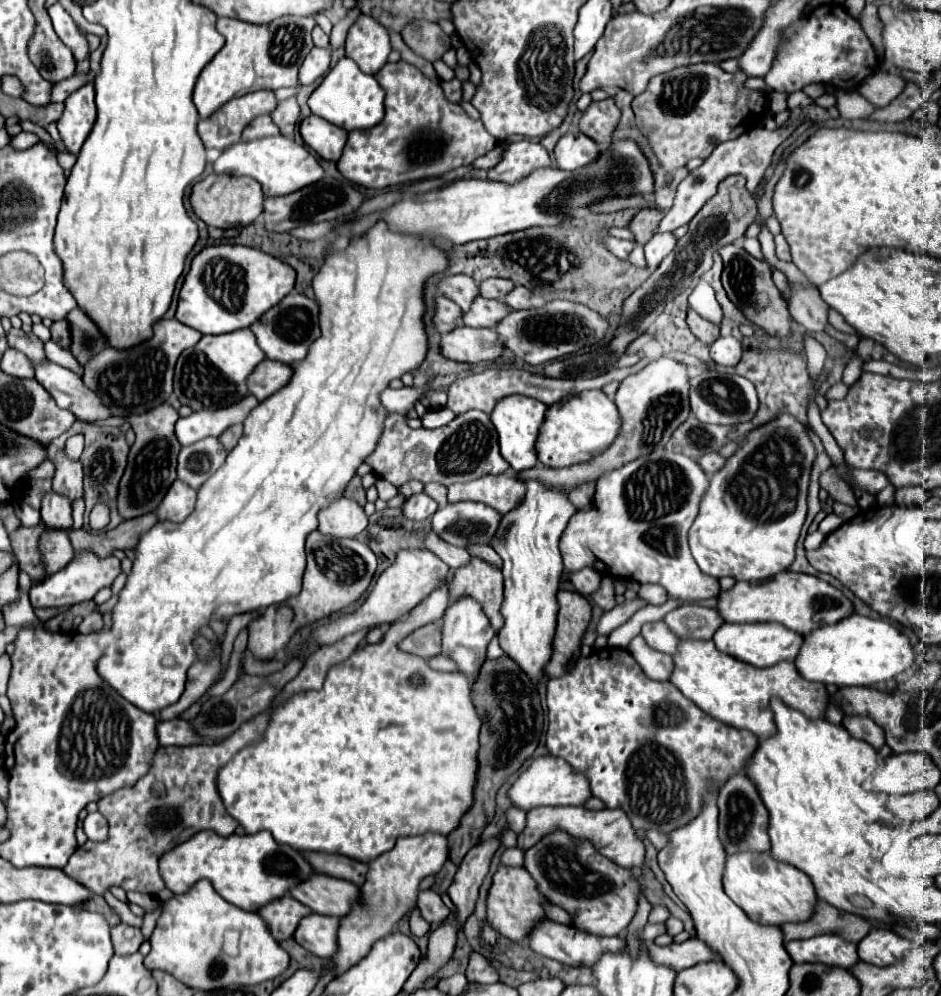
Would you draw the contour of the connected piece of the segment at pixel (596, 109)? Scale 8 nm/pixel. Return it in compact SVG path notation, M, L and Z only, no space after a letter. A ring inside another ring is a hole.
M611 99L591 101L579 119L579 129L591 137L597 145L605 147L611 143L611 133L619 121L619 109Z

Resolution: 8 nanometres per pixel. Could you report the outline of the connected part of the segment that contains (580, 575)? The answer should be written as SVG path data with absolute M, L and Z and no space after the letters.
M583 567L579 571L571 571L569 573L571 585L581 595L591 595L599 587L599 579L601 579L601 575L595 569L589 569L589 567Z

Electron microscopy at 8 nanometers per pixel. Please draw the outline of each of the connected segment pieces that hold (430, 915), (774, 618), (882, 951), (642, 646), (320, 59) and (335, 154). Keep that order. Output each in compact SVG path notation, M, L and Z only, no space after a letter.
M431 889L419 891L417 907L419 907L423 919L429 921L429 923L441 925L441 923L447 919L447 915L449 915L449 909L443 905L441 897L439 897L435 891L431 891Z
M781 571L767 581L737 581L733 589L719 593L717 611L729 623L781 623L787 629L793 629L795 633L801 633L803 637L809 635L815 629L823 627L823 625L835 625L841 619L851 617L855 613L853 603L843 595L843 591L839 591L837 587L833 587L833 585L813 577L813 575L795 573L795 571Z
M871 929L857 947L861 961L885 967L901 961L911 949L911 941L889 929Z
M637 635L629 643L627 649L631 651L631 655L635 657L635 661L639 663L639 667L643 669L643 673L649 679L655 679L655 681L667 681L669 679L669 669L673 669L671 655L665 655L665 653L651 649L641 635Z
M313 47L311 53L305 57L301 69L299 69L299 81L303 85L309 85L309 83L317 81L319 77L323 77L329 71L329 61L331 61L331 51L329 49Z
M309 115L301 121L301 137L303 141L323 159L327 161L339 161L343 147L347 143L347 131L339 129L337 125L317 117Z

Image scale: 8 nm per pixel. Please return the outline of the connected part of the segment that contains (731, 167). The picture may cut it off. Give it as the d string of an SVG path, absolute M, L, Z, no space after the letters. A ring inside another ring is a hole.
M793 121L791 125L779 127L779 129L775 129L775 131L769 131L769 129L753 129L753 131L747 131L747 133L743 133L741 137L737 137L737 139L733 139L733 141L727 141L727 143L717 145L717 149L711 153L711 157L705 159L705 163L703 163L699 169L691 171L689 177L679 183L679 189L677 189L677 195L675 195L675 205L665 213L665 217L661 219L661 223L659 223L659 227L657 227L655 233L667 233L667 231L673 231L673 229L677 229L677 227L681 227L681 225L687 225L687 223L695 217L695 213L713 196L713 193L717 192L716 187L719 182L729 175L745 175L746 189L753 191L753 189L759 185L759 181L761 181L765 169L769 167L773 151L775 151L800 124L800 121Z

